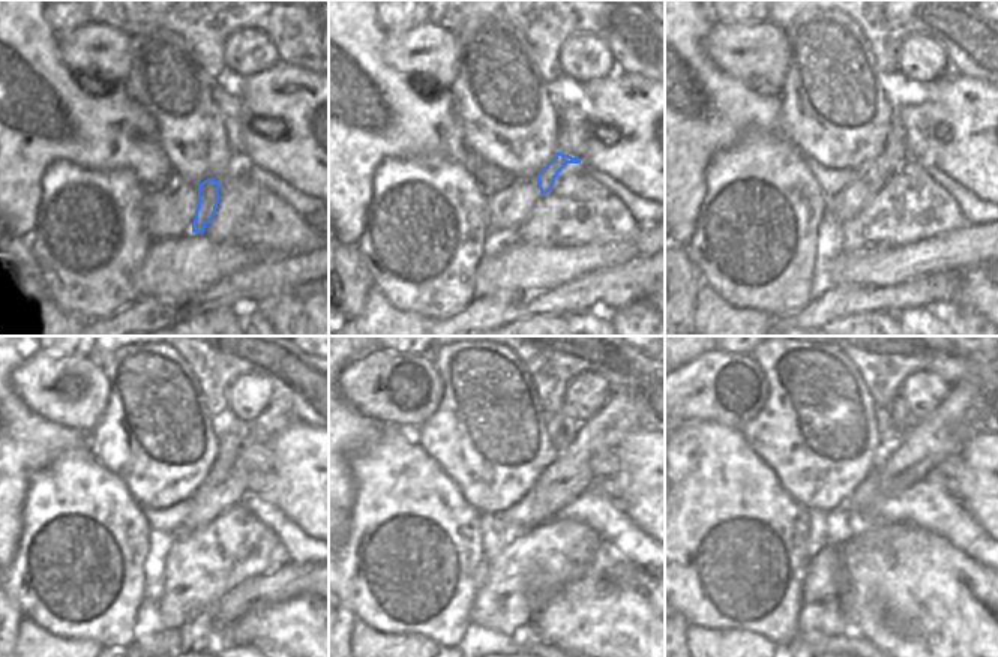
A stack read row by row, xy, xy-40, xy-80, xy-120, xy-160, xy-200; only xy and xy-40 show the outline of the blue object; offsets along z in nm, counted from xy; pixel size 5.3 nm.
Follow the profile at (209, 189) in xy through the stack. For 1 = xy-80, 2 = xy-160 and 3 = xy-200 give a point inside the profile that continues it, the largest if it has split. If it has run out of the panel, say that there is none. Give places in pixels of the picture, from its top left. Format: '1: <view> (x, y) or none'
1: xy-80 (896, 153)
2: xy-160 (565, 432)
3: xy-200 (898, 411)

